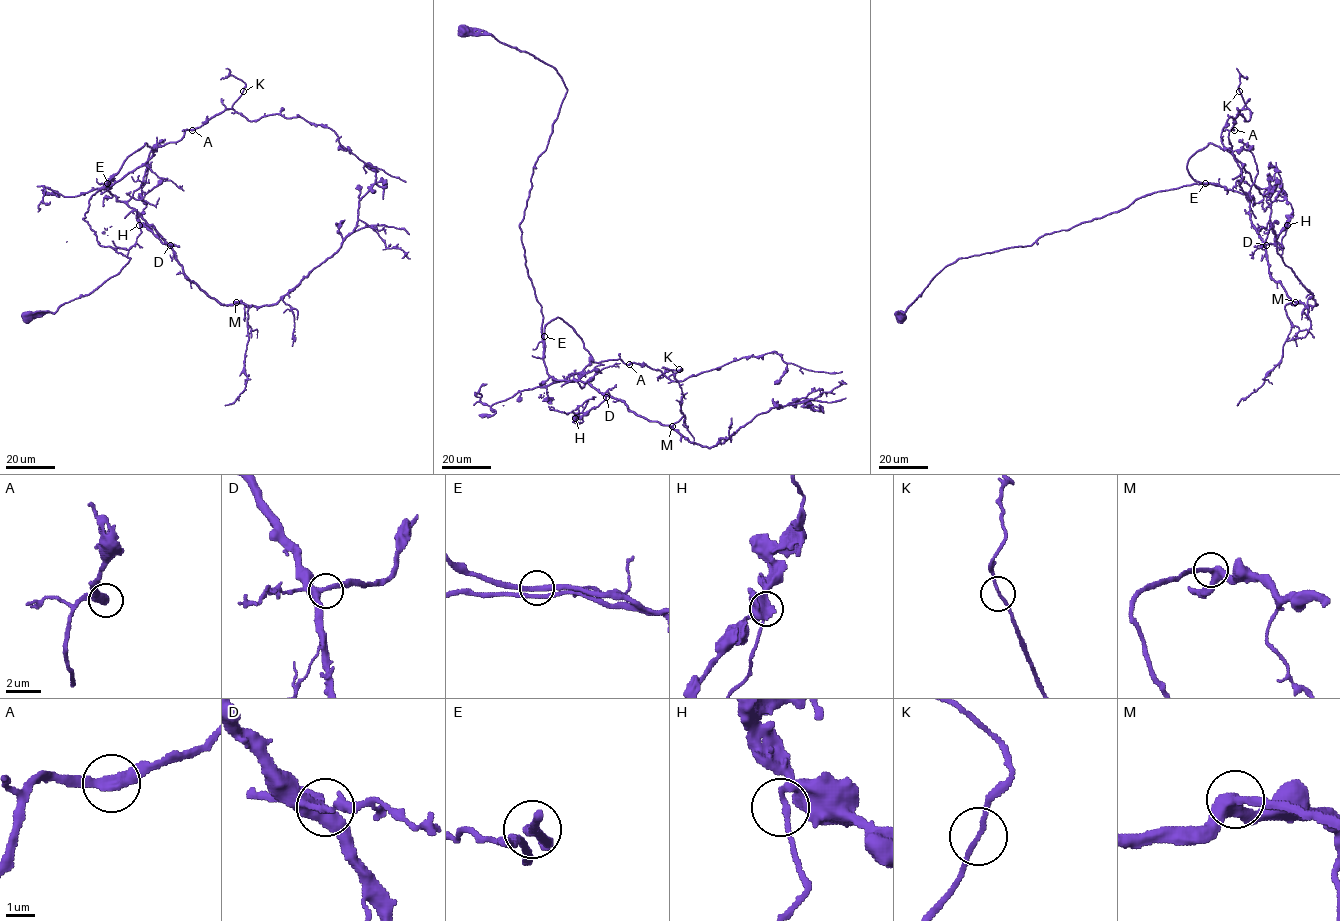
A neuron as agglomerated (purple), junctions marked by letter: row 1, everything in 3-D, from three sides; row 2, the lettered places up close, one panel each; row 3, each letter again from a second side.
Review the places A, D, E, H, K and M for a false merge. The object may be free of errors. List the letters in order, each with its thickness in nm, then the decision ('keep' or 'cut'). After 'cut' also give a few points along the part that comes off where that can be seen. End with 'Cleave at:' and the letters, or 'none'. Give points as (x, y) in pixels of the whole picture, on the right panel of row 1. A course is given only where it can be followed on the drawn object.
A: 320 nm thick; keep
D: 360 nm thick; keep
E: 280 nm thick; keep
H: 240 nm thick; keep
K: 140 nm thick; keep
M: 360 nm thick; keep
Cleave at: none

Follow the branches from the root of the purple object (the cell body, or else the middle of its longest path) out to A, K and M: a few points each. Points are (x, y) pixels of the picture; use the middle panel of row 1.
A: (463, 30), (527, 51), (562, 79), (567, 92), (519, 225), (541, 335), (561, 318), (594, 362), (629, 364)
K: (463, 30), (534, 55), (567, 89), (519, 225), (541, 335), (559, 318), (594, 362), (680, 370)
M: (463, 30), (534, 55), (567, 89), (519, 225), (547, 373), (587, 382), (672, 426)

